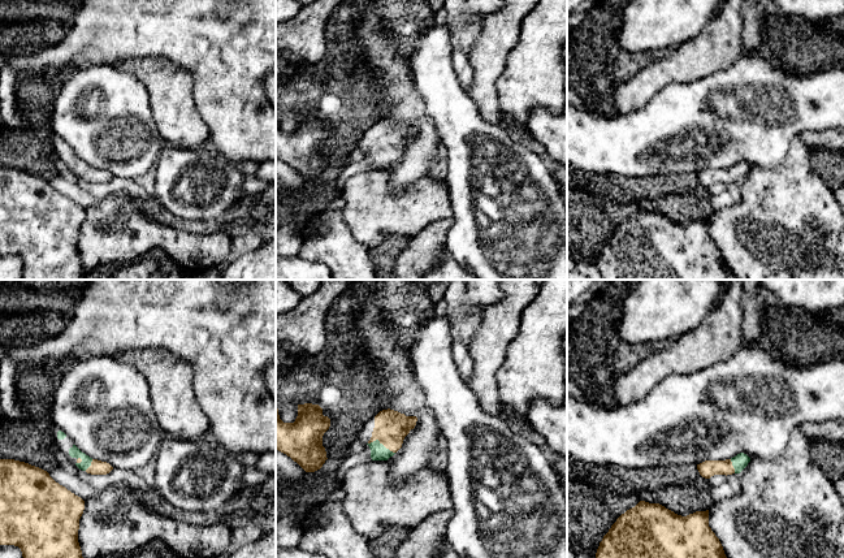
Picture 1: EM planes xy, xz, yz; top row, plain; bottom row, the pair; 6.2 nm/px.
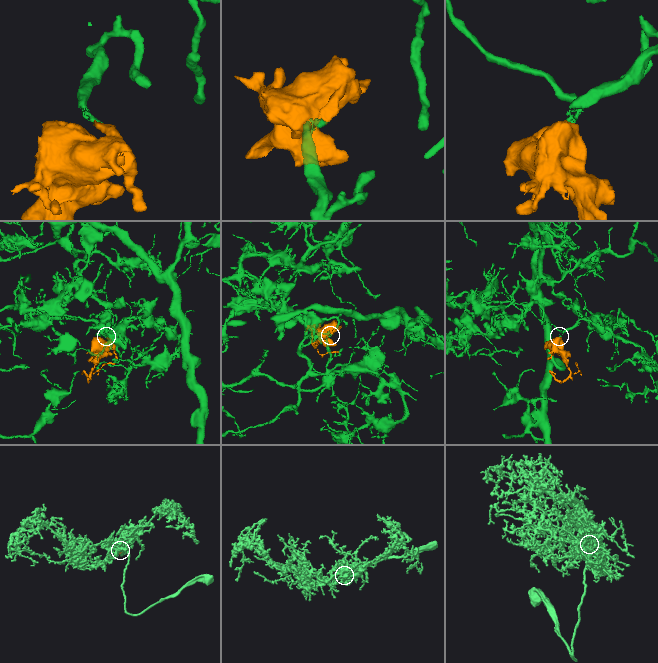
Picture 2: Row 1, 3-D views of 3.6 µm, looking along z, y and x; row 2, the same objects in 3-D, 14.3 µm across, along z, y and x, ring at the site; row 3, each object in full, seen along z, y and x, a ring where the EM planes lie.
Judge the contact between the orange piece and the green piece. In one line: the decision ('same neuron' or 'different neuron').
same neuron

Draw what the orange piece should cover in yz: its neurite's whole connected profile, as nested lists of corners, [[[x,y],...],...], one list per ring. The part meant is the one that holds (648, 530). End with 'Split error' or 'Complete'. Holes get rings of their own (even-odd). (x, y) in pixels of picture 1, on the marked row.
[[[640,501],[603,536],[596,558],[727,558],[709,527],[709,510],[687,516]]]. Complete

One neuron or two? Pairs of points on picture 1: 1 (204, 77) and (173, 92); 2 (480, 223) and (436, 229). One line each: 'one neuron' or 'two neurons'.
1: two neurons
2: two neurons

